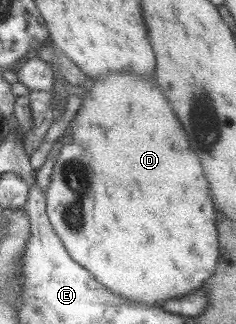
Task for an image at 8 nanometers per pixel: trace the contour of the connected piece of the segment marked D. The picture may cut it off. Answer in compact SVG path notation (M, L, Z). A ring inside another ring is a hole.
M117 72L93 80L87 89L70 123L71 127L61 138L61 149L44 192L48 221L67 254L89 271L99 284L129 301L161 306L165 300L198 289L218 264L220 254L215 230L216 210L211 206L213 200L209 186L205 176L201 176L203 170L197 162L197 154L189 148L177 116L171 112L165 96L153 79L144 80L135 74ZM141 124L145 124L145 128L149 126L161 130L137 130L135 126Z

